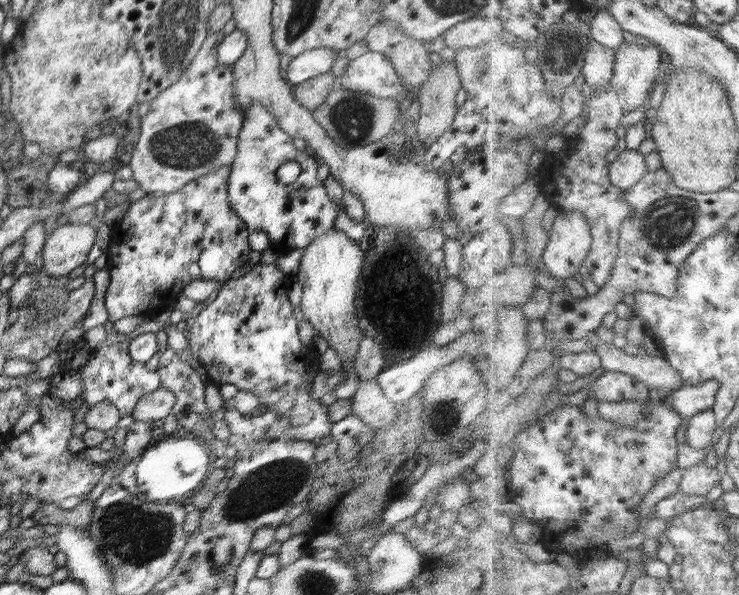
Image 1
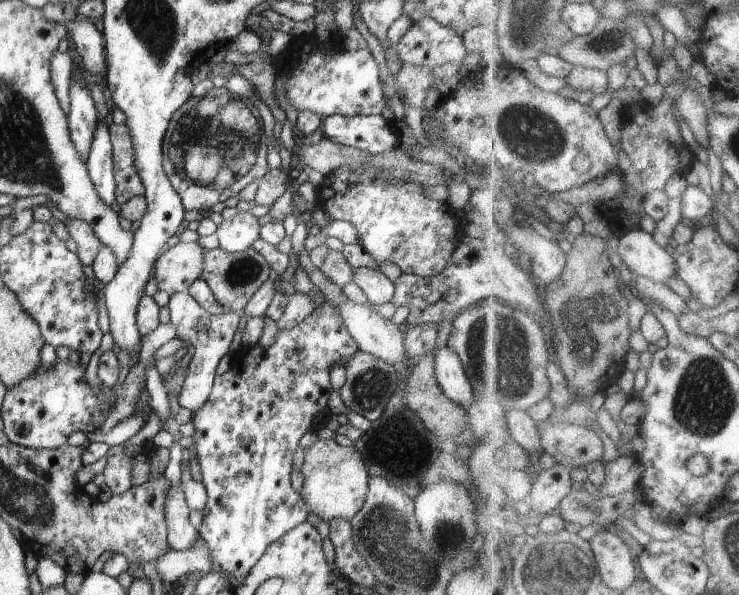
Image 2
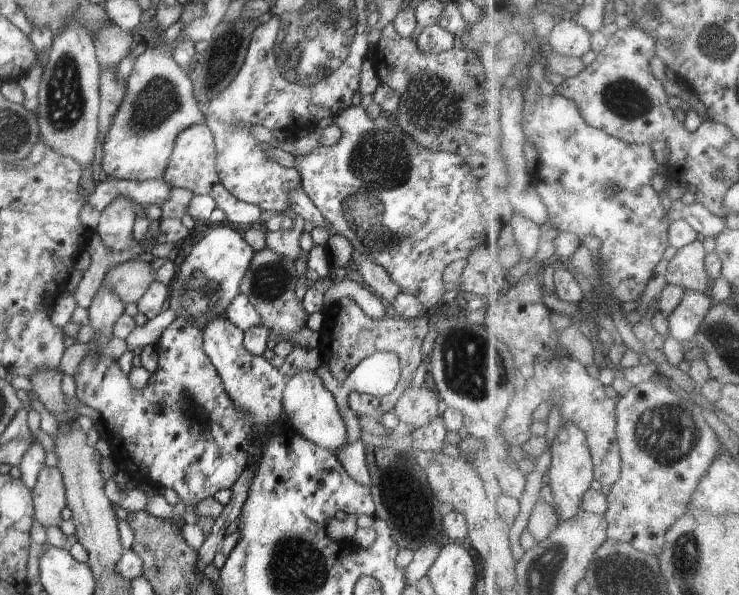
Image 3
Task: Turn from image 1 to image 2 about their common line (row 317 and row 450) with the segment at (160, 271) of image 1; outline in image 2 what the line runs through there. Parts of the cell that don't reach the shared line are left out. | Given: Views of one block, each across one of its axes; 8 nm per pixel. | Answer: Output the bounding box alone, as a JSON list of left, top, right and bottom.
[104,444,135,495]

